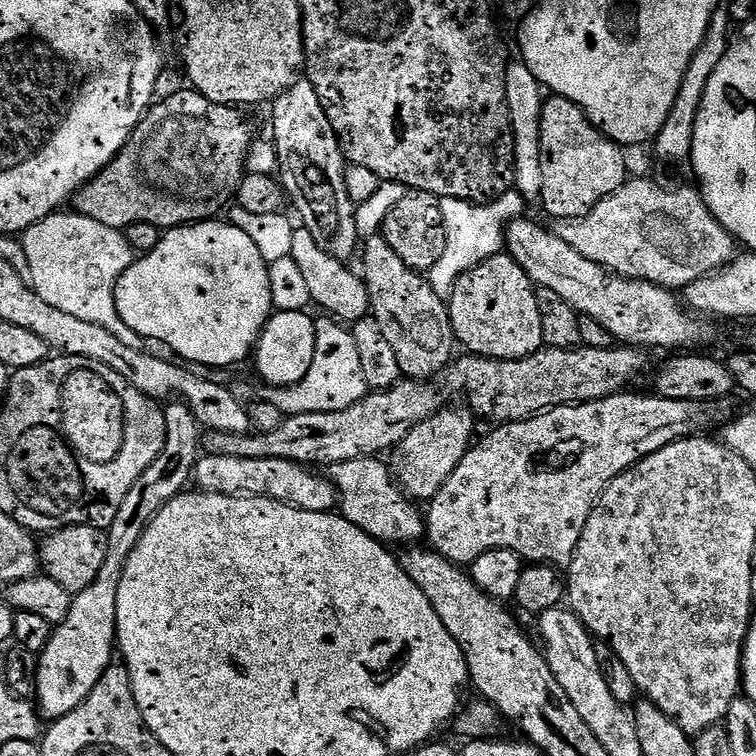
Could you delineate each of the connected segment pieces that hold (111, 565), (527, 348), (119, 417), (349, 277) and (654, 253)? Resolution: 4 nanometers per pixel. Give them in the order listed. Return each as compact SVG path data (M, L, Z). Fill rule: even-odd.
M172 402L164 408L166 418L166 446L162 454L150 464L150 470L130 486L118 518L106 530L108 533L108 554L98 578L81 592L72 597L70 614L66 622L52 629L50 646L39 653L36 668L35 703L41 717L49 721L60 720L70 710L74 710L98 686L98 678L114 662L116 643L116 619L118 618L118 586L126 570L134 546L148 529L148 523L156 517L158 510L166 506L175 496L179 496L193 483L196 463L202 455L202 425L190 406L183 402ZM172 404L172 405L171 405ZM113 652L113 656L112 656ZM40 703L40 704L39 704Z
M501 252L464 273L448 299L452 329L471 355L493 360L521 360L545 345L536 285L512 256Z
M93 367L74 368L62 380L62 422L59 427L68 430L78 444L78 448L92 460L104 460L106 464L114 464L129 453L128 404L119 389L112 385L103 372Z
M303 226L297 227L292 233L291 258L301 268L303 277L306 278L307 287L310 289L310 298L315 307L325 308L329 317L340 322L355 322L369 315L370 294L368 287L364 285L363 279L356 276L348 269L349 265L343 260L334 258L318 246L314 234Z
M629 179L612 196L606 196L602 202L598 202L598 206L594 206L594 210L588 216L583 216L580 220L563 221L559 225L558 234L562 238L562 242L574 246L574 250L578 250L578 254L582 254L582 258L590 258L590 262L607 268L609 272L615 272L616 275L623 276L625 280L645 280L669 290L682 290L686 286L690 286L690 282L698 282L700 278L706 278L711 272L720 271L725 264L729 264L731 260L735 260L738 255L738 241L736 237L731 236L716 221L714 214L710 214L710 210L706 206L704 196L700 193L699 187L692 185L691 188L688 184L680 184L677 188L671 188L668 184L655 184L652 180Z

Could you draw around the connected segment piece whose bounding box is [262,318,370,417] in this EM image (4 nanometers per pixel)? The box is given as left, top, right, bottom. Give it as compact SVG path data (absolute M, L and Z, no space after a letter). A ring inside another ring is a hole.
M323 319L316 320L314 362L306 378L293 384L291 388L268 386L263 389L265 391L262 392L263 399L274 402L274 406L278 406L278 410L282 410L285 417L346 410L357 404L370 391L362 370L362 361L358 359L358 346L354 346L351 331L335 319Z

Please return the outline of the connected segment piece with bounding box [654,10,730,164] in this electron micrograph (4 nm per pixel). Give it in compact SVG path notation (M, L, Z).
M717 11L716 15L712 17L712 24L708 27L708 37L704 39L703 46L700 47L698 54L695 55L688 68L682 90L679 91L674 104L674 110L670 112L666 126L656 136L654 141L656 156L664 164L680 164L683 160L685 163L692 159L695 123L698 122L699 110L706 94L706 86L710 86L710 80L714 78L714 70L718 70L718 62L722 62L722 58L728 52L730 43L728 24L730 25L730 16L727 11Z

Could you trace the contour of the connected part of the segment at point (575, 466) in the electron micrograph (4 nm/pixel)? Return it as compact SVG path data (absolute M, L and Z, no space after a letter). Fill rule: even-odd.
M625 390L618 396L607 396L589 404L567 404L561 408L551 408L548 412L531 416L529 420L519 420L513 424L493 427L493 432L481 444L479 441L475 446L469 448L468 453L462 458L462 462L458 462L458 470L454 470L454 474L450 474L446 486L442 486L442 490L438 490L436 497L427 505L427 539L438 554L442 554L453 564L461 566L470 566L474 562L474 558L478 558L478 554L486 554L486 550L494 550L495 548L514 550L529 565L567 566L572 562L572 555L582 538L582 530L586 530L586 522L590 518L590 514L596 509L596 505L600 502L600 496L608 489L610 482L614 482L614 478L621 476L628 468L633 468L642 458L670 446L675 440L684 440L693 434L703 433L708 430L704 428L710 427L711 424L723 425L730 416L724 407L725 405L720 402L703 404L693 400L671 400L655 394L635 396L632 390Z

